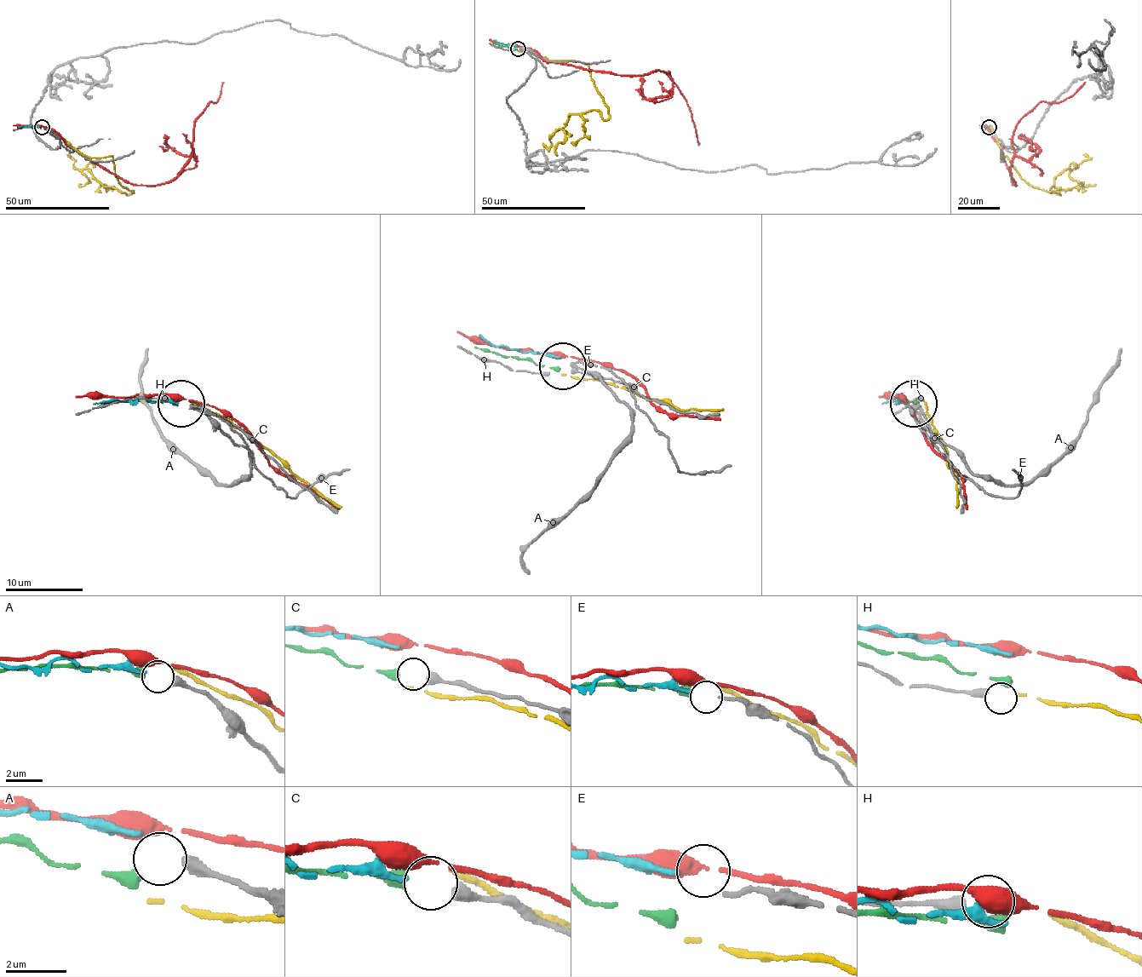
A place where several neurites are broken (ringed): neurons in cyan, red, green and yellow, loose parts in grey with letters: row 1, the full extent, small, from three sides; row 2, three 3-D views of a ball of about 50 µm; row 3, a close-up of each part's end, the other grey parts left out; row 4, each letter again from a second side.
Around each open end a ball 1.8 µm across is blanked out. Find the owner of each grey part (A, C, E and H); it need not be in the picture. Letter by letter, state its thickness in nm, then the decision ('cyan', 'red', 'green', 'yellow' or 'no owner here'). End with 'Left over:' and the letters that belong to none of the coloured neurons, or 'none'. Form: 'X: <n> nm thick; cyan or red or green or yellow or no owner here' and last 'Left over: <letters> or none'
A: 360 nm thick; no owner here
C: 440 nm thick; green
E: 160 nm thick; cyan
H: 440 nm thick; yellow
Left over: A

